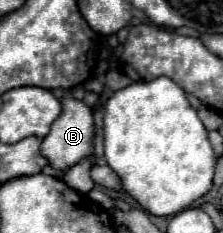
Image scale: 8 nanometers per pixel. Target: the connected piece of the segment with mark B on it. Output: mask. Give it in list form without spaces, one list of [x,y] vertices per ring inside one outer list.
[[[72,97],[62,99],[62,115],[58,121],[52,123],[50,133],[42,141],[42,155],[50,161],[56,169],[70,169],[76,165],[82,157],[90,155],[94,151],[94,117],[92,109],[84,105],[82,101],[76,101]]]

